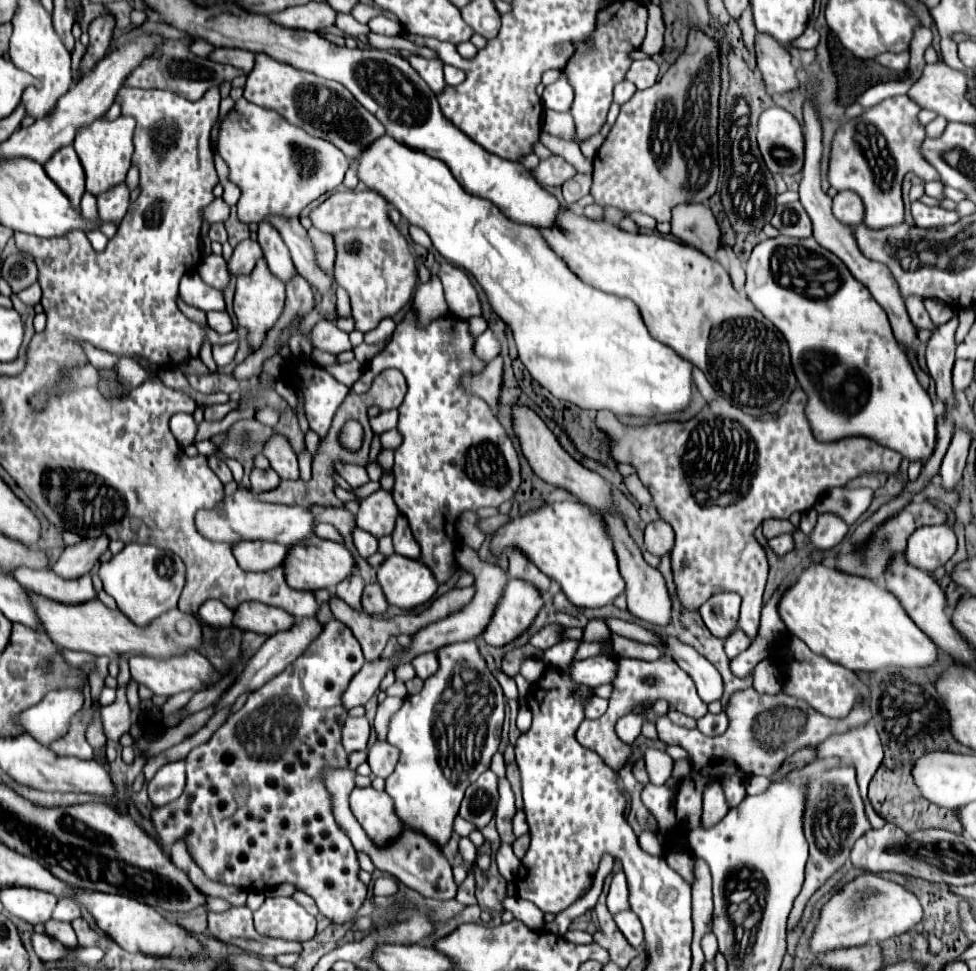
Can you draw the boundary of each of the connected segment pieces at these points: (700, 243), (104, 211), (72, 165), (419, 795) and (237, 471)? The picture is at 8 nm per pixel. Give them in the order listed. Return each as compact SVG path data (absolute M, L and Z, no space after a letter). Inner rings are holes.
M677 205L671 217L671 235L713 257L719 245L719 227L709 207Z
M125 181L97 195L97 209L101 221L119 223L121 217L127 213L127 207L129 207L129 187Z
M71 145L61 147L43 167L45 173L59 185L59 189L63 189L63 193L67 193L71 203L77 207L85 191L85 173L75 149Z
M473 641L453 643L439 651L441 669L425 681L417 695L407 697L407 713L395 713L389 721L387 743L399 749L399 761L395 771L387 777L385 791L393 799L395 813L405 825L421 831L443 847L453 833L453 819L459 811L465 789L489 769L491 757L499 747L507 699Z
M220 450L217 451L216 456L227 463L233 473L234 480L239 484L244 474L241 463L237 460L227 458Z

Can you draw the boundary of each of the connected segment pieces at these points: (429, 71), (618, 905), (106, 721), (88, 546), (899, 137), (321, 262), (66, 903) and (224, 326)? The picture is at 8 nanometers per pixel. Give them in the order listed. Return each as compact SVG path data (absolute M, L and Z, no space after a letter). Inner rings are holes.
M411 55L407 57L407 61L427 81L433 93L441 93L443 89L447 89L447 83L443 79L443 63L439 59L423 59L423 57Z
M615 873L613 875L613 881L611 881L611 889L609 889L609 895L607 895L607 907L609 911L615 915L619 911L625 911L629 909L629 903L627 903L627 881L625 881L625 873Z
M123 687L123 689L119 689L115 703L99 709L99 717L101 717L101 723L103 723L103 733L105 733L107 739L119 741L121 735L129 731L129 725L131 725L129 723L129 713L131 713L131 709L127 705L125 687Z
M107 537L71 545L61 553L57 563L53 565L53 571L63 579L79 579L93 569L95 561L107 549L107 545L109 545Z
M897 95L841 125L833 139L827 179L837 191L855 191L861 197L865 205L863 223L873 231L905 221L901 183L911 169L915 169L923 181L939 179L937 171L927 165L919 153L919 145L925 141L925 127L917 121L919 111L921 107L907 95Z
M311 227L307 229L307 235L313 243L315 249L315 261L323 271L333 271L333 261L335 261L335 245L333 245L333 237Z
M61 899L61 901L57 903L57 907L55 907L51 919L71 923L71 921L77 919L77 917L81 917L81 909L79 909L79 905L77 905L75 901L71 901L71 899Z
M209 311L207 313L207 323L217 333L231 333L233 331L233 321L231 321L227 311Z

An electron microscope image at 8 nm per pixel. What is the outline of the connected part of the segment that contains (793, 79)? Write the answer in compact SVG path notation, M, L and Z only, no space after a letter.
M759 33L755 39L755 51L763 81L775 95L791 95L799 89L795 67L791 65L791 57L783 45L779 45L773 37Z

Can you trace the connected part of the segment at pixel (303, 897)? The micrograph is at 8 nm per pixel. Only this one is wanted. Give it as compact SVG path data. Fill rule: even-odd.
M297 891L295 895L293 895L293 899L297 901L297 903L301 903L305 909L307 909L307 913L311 913L311 915L319 915L319 909L317 909L317 905L315 905L315 901L307 895L307 893L301 893L301 891Z

